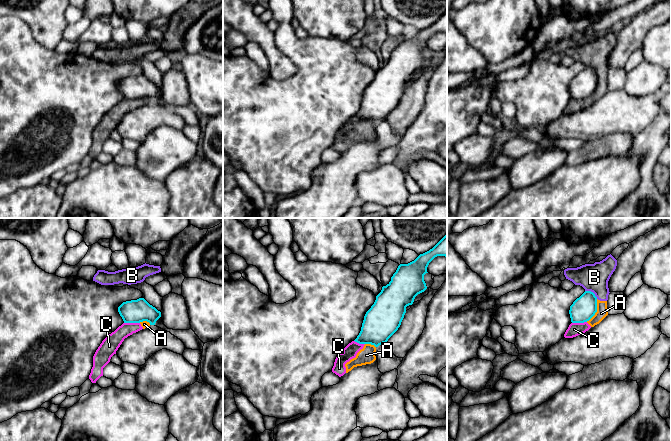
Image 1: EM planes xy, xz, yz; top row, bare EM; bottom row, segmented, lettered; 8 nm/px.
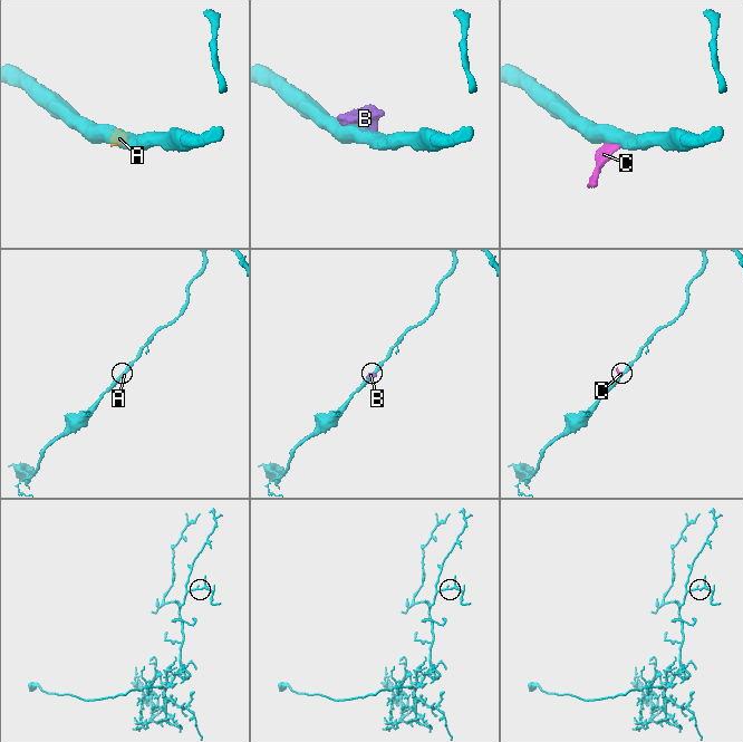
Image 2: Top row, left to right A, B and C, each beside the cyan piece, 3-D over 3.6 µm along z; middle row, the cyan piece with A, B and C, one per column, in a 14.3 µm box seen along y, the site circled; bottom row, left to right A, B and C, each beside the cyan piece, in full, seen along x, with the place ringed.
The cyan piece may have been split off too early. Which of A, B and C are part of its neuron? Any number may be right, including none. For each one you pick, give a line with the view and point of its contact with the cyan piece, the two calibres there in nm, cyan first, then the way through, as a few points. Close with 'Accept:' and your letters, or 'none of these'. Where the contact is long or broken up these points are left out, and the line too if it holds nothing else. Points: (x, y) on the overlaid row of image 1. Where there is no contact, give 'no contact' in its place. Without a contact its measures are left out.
Accept: none of these

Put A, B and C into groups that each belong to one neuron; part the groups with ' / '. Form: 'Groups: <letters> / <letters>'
Groups: A B C

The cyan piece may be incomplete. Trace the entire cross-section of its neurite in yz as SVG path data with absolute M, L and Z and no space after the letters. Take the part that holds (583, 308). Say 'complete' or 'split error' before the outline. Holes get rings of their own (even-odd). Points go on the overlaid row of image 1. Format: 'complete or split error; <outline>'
complete; M585 291L570 306L569 314L572 323L589 321L597 312L597 297L591 291Z

